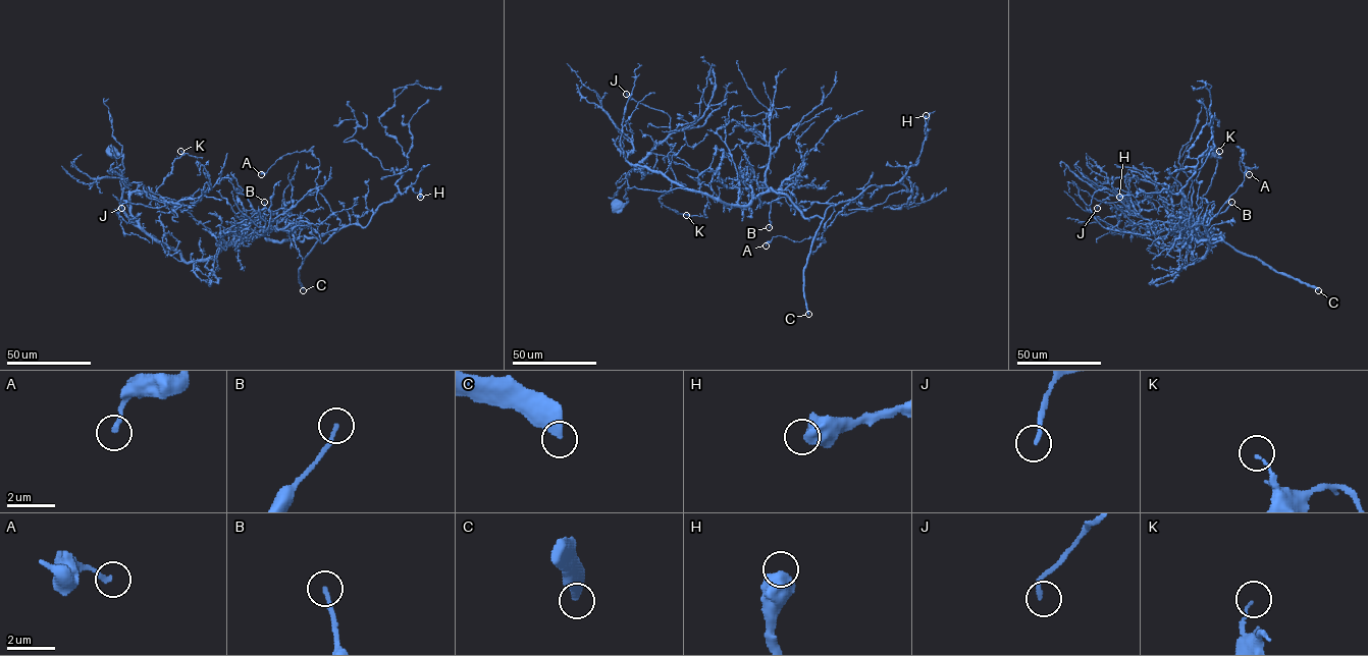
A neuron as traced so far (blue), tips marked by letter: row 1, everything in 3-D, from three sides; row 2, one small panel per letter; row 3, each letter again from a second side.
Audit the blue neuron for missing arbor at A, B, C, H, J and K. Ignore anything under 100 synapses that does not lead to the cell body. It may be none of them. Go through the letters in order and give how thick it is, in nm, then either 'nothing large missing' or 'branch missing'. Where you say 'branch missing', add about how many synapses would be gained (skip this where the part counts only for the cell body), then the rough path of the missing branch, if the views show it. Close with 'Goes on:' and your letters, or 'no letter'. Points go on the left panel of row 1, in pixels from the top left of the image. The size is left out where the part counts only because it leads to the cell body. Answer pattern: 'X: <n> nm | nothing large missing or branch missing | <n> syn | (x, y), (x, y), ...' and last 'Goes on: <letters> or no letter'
A: 200 nm | nothing large missing
B: 180 nm | nothing large missing
C: 480 nm | branch missing | 950 syn
H: 700 nm | nothing large missing
J: 190 nm | nothing large missing
K: 90 nm | nothing large missing
Goes on: C

